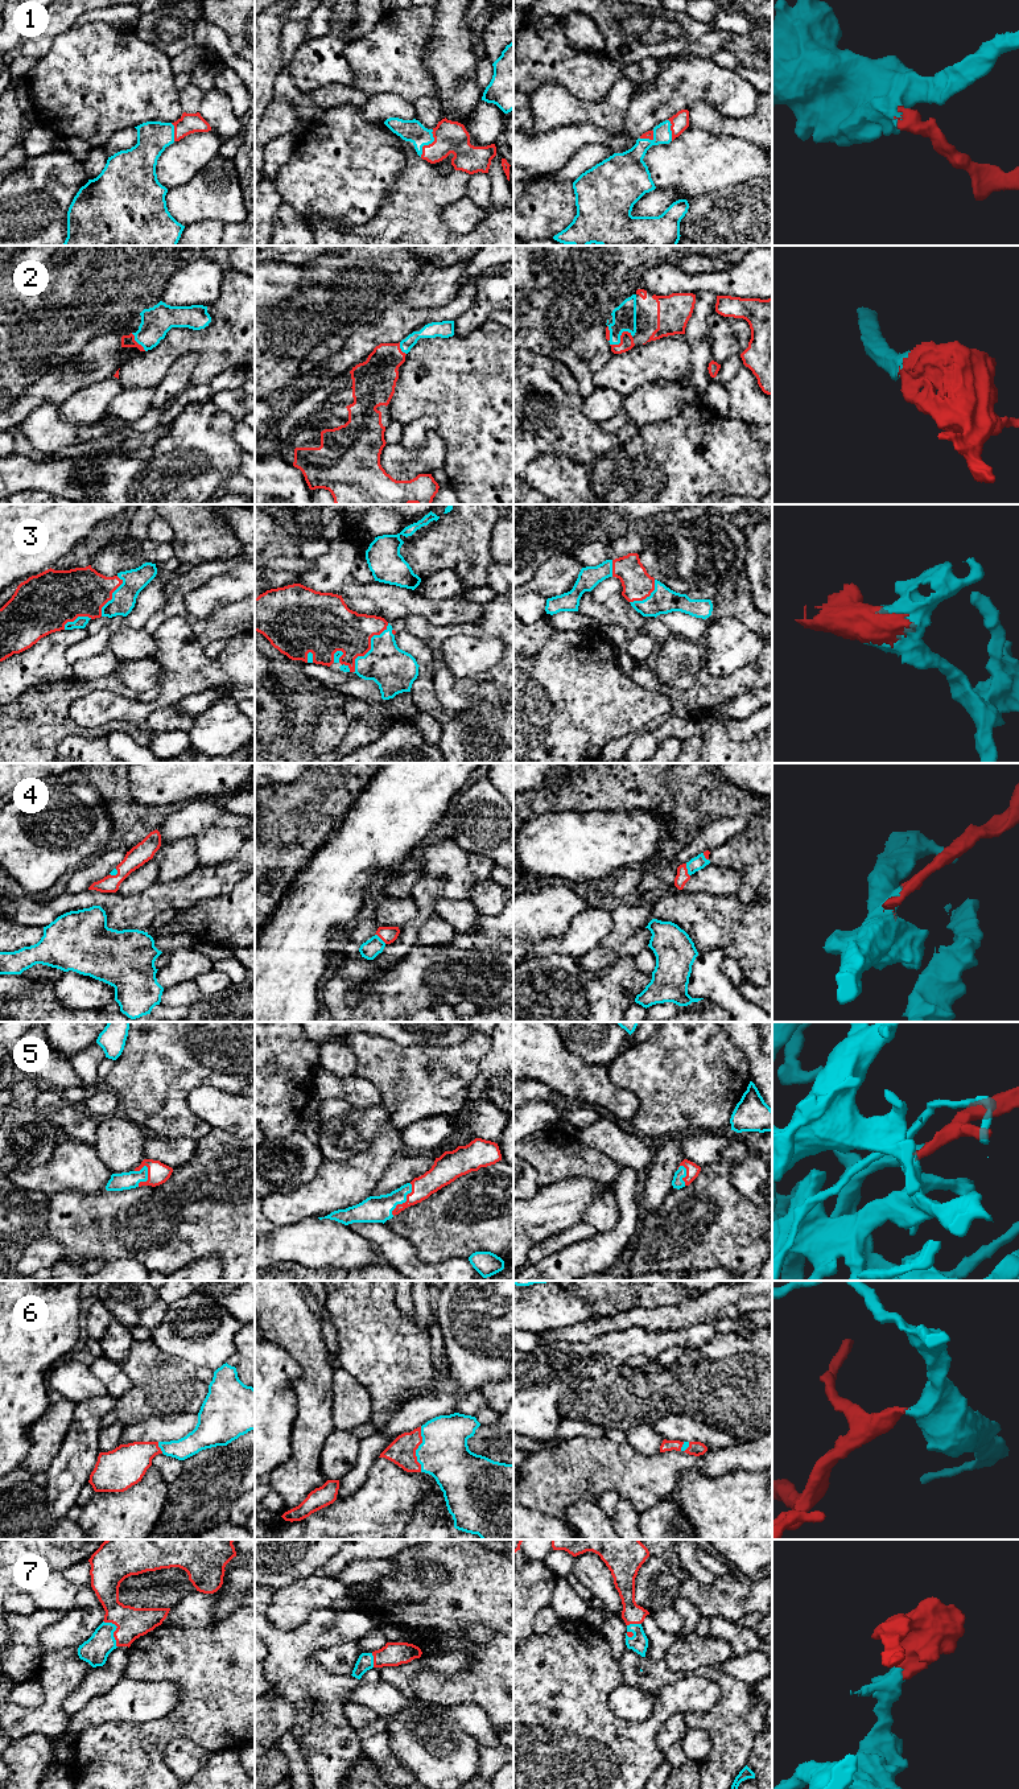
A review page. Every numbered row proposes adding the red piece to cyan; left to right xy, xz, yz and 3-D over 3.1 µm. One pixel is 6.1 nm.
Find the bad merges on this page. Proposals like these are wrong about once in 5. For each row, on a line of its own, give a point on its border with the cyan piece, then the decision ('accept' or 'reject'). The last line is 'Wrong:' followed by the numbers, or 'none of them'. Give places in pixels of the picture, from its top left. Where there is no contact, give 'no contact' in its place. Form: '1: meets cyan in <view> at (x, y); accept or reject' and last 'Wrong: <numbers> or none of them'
1: meets cyan in xz at (428, 144); accept
2: meets cyan in yz at (619, 337); accept
3: meets cyan in xz at (371, 648); accept
4: meets cyan in yz at (688, 870); accept
5: meets cyan in xz at (404, 1202); accept
6: meets cyan in xz at (417, 1449); accept
7: meets cyan in xy at (115, 1629); accept
Wrong: none of them

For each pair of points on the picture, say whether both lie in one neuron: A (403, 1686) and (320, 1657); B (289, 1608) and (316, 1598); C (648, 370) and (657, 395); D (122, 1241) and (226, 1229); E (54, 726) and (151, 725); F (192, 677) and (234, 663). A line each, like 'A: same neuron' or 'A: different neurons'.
A: different neurons
B: same neuron
C: different neurons
D: same neuron
E: same neuron
F: same neuron

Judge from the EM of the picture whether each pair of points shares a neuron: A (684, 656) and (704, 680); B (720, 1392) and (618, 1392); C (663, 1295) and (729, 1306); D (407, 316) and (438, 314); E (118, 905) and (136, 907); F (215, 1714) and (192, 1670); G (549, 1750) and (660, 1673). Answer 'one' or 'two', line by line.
A: two
B: one
C: two
D: one
E: one
F: one
G: two

